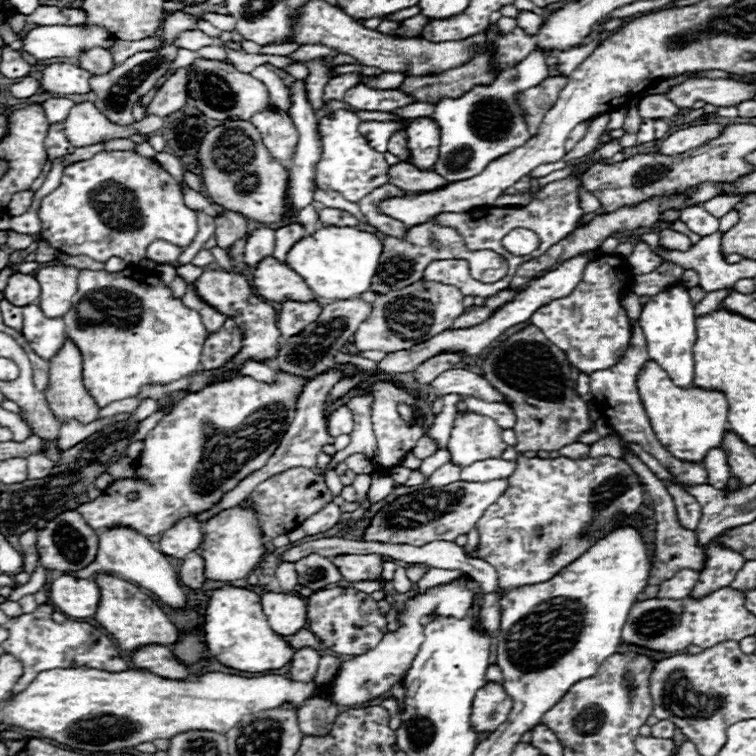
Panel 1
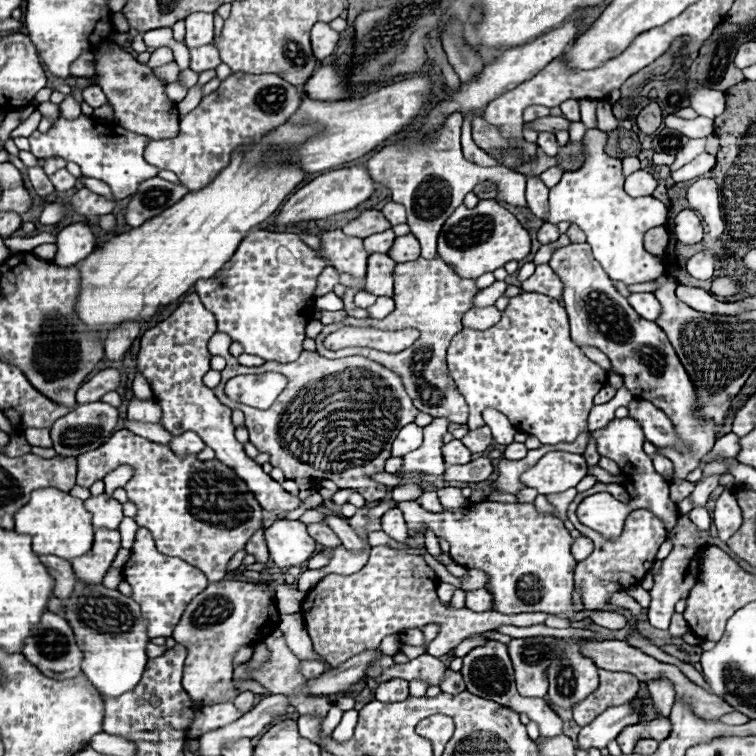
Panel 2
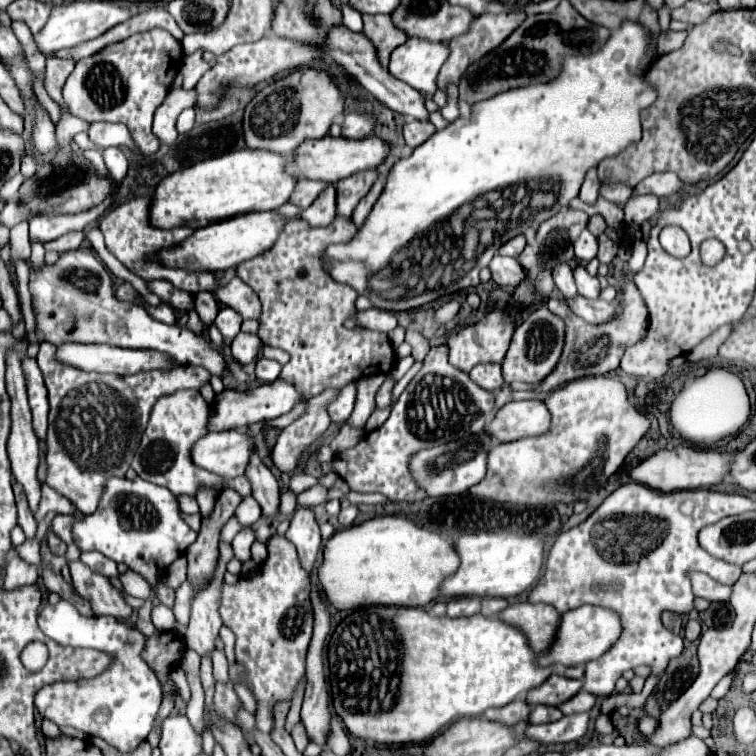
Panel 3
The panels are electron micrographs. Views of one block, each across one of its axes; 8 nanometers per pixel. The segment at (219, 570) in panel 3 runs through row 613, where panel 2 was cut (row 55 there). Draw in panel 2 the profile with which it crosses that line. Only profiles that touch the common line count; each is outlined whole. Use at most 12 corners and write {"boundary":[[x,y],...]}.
{"boundary":[[214,44],[190,50],[190,68],[206,72],[218,68],[220,56]]}

